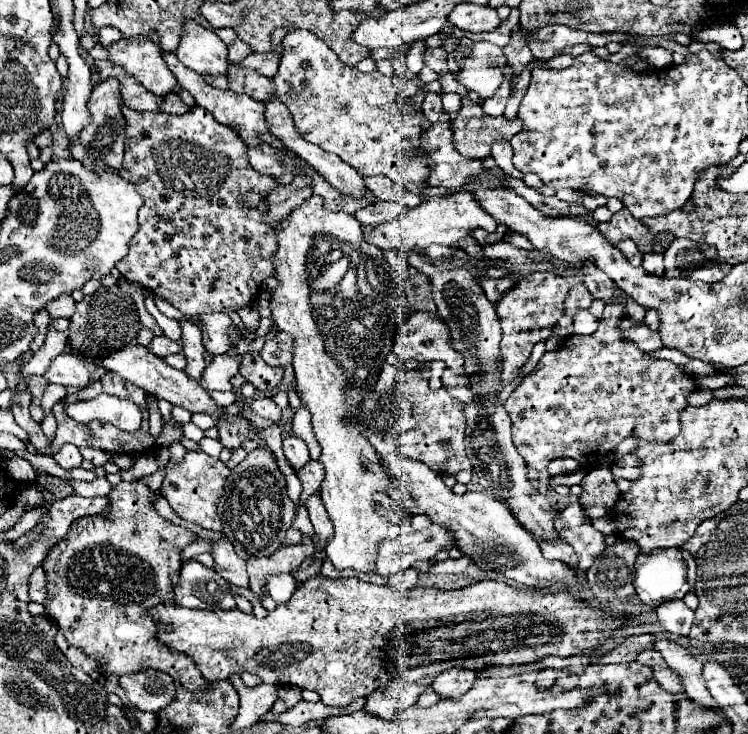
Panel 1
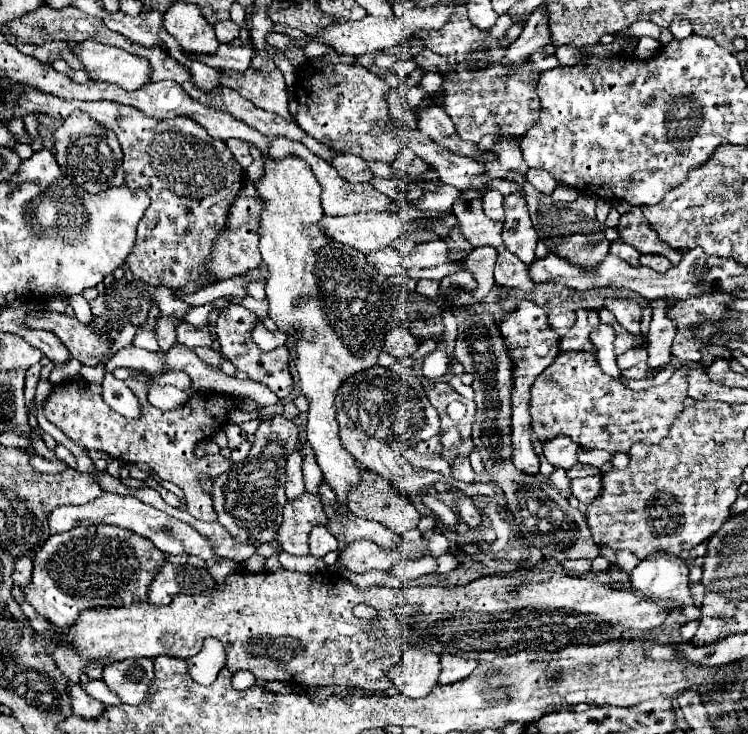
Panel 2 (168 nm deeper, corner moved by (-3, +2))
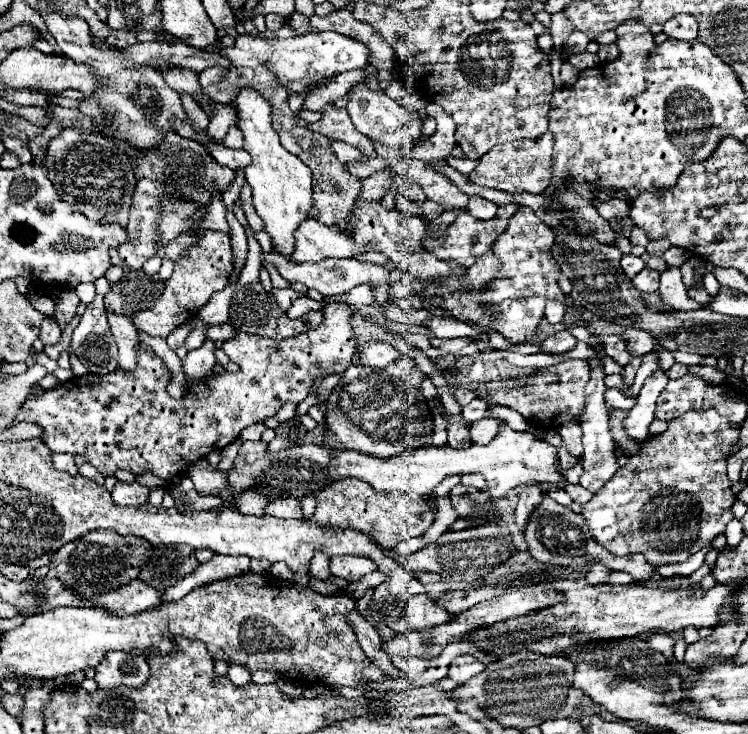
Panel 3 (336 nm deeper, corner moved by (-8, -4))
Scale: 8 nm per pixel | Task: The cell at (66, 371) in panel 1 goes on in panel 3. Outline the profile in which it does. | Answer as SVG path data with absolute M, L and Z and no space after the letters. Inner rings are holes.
M44 320L42 328L40 328L40 340L44 346L48 344L58 344L60 342L60 336L62 336L62 330L58 324L54 324L52 320Z

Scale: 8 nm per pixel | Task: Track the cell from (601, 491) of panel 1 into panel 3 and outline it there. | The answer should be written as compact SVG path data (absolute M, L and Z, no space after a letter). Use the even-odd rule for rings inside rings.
M562 484L562 488L572 496L572 500L574 502L578 502L578 504L586 504L586 502L590 502L590 498L592 498L592 492L588 492L586 488L582 488L580 484Z

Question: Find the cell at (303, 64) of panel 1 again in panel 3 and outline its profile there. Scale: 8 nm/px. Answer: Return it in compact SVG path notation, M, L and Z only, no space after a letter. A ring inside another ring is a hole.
M334 104L324 106L322 118L318 122L308 124L308 128L312 132L320 132L320 134L324 134L332 140L340 140L340 142L346 142L350 146L356 146L368 158L378 156L376 148L374 148L374 142L368 140L368 136L356 132L346 108L336 108Z

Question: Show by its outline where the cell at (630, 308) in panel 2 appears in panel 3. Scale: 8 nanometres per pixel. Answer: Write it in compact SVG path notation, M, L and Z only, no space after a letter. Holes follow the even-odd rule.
M644 355L632 357L630 362L624 367L624 371L621 374L624 378L624 385L621 390L626 390L633 384L635 375L642 363L643 357Z

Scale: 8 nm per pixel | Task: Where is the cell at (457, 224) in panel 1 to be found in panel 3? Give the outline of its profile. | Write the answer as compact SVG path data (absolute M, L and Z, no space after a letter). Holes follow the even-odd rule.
M304 220L296 230L294 262L320 262L324 258L356 258L372 252L372 244L358 246L340 226L326 226L318 220Z

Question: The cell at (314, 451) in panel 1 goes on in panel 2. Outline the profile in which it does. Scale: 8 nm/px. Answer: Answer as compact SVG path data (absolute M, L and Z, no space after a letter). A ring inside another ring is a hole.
M301 444L299 446L299 454L303 456L303 480L305 480L305 492L309 494L315 494L317 490L317 484L323 482L323 474L315 462L315 456L313 456L313 450L307 446L307 444Z

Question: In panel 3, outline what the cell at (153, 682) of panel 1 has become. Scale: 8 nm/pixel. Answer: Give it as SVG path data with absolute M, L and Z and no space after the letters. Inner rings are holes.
M108 652L104 660L96 666L96 682L102 690L112 690L118 686L142 688L148 680L148 662L142 656L128 656L126 652Z

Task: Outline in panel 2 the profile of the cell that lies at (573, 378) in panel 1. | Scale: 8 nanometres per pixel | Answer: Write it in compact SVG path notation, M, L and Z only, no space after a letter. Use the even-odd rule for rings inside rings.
M561 352L555 358L555 362L547 370L543 370L543 374L531 386L531 402L529 402L531 428L539 438L541 436L553 438L555 434L563 432L583 448L629 452L629 448L635 442L651 442L651 444L661 442L667 436L671 422L681 414L685 396L687 396L687 368L685 366L679 368L667 384L635 392L635 390L625 388L621 380L613 380L613 378L605 376L597 364L595 354L591 354L591 352Z

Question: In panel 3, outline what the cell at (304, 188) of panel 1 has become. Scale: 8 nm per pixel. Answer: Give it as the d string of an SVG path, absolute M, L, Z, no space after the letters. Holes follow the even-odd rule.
M206 230L200 238L200 244L188 252L188 258L174 264L174 274L166 282L166 290L162 292L156 306L138 312L138 316L132 318L138 330L166 338L176 326L192 320L198 310L210 300L210 296L218 290L224 290L230 284L230 276L234 272L234 250L230 244L230 236L226 232Z

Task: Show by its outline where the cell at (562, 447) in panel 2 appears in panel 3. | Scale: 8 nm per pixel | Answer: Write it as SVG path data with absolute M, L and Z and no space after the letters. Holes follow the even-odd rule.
M564 424L564 428L558 428L562 440L564 440L564 446L566 450L580 458L582 456L582 428L580 424Z

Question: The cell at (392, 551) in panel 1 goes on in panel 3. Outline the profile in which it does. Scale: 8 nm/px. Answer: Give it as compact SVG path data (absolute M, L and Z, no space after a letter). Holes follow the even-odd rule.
M344 554L344 556L332 556L330 558L330 570L332 570L334 576L340 576L340 578L344 578L348 582L356 582L364 574L374 572L376 564L374 564L374 560L370 560L366 556Z

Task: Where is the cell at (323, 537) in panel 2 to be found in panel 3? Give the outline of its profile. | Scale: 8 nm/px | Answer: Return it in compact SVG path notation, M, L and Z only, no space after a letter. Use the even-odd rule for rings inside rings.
M316 552L310 560L310 574L314 578L320 578L320 580L328 580L330 578L330 558L324 554L324 552Z

